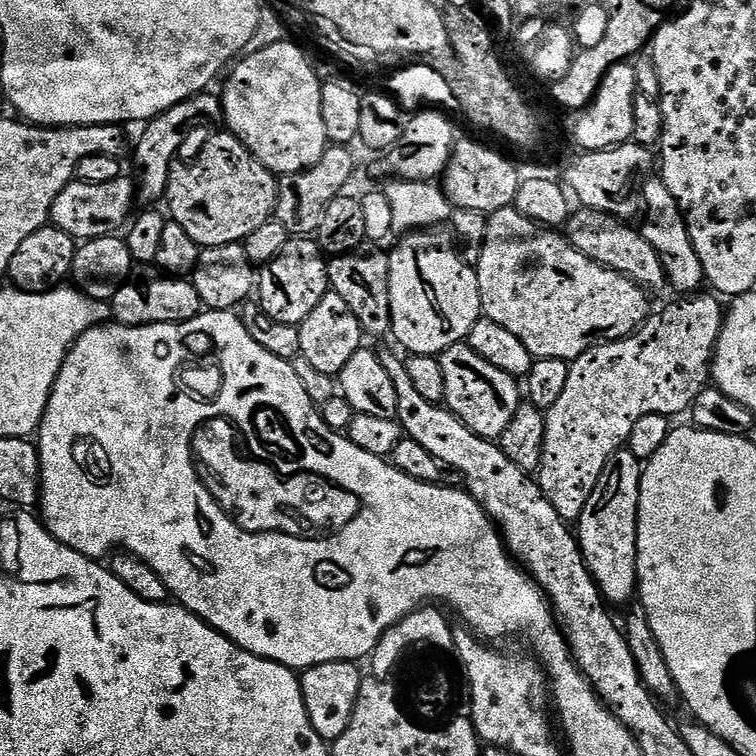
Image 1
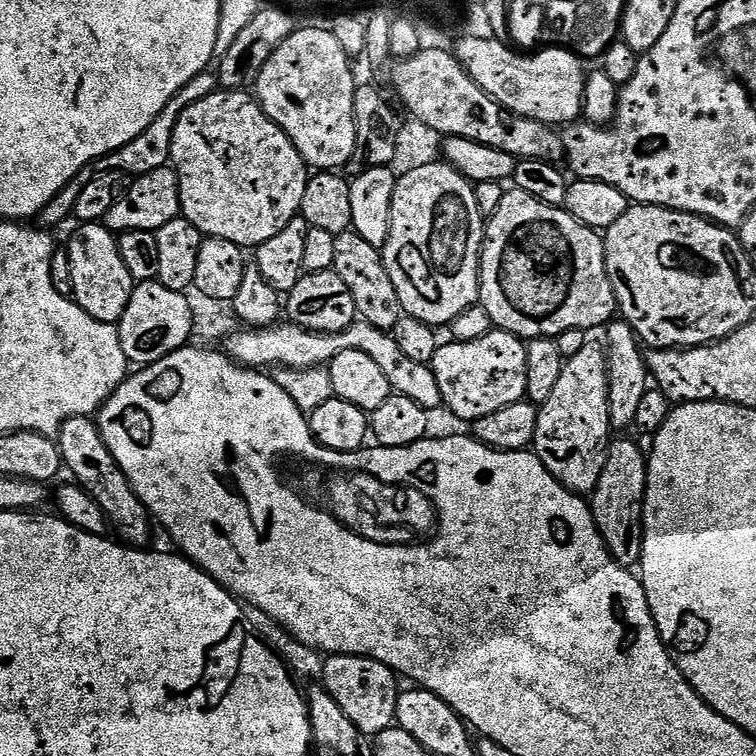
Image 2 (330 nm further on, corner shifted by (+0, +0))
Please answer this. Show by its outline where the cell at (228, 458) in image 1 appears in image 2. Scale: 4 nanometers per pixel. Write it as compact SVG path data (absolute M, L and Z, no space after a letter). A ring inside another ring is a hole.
M280 452L276 456L276 480L304 504L304 508L312 508L312 512L320 512L320 516L328 516L336 528L344 528L348 536L356 536L356 540L364 540L364 544L376 544L376 548L432 548L436 540L440 540L440 532L444 532L444 516L440 516L440 504L420 488L420 484L412 484L412 480L384 480L384 476L376 476L376 472L368 472L368 468L344 468L344 464L324 464L324 460L312 460L308 452Z

